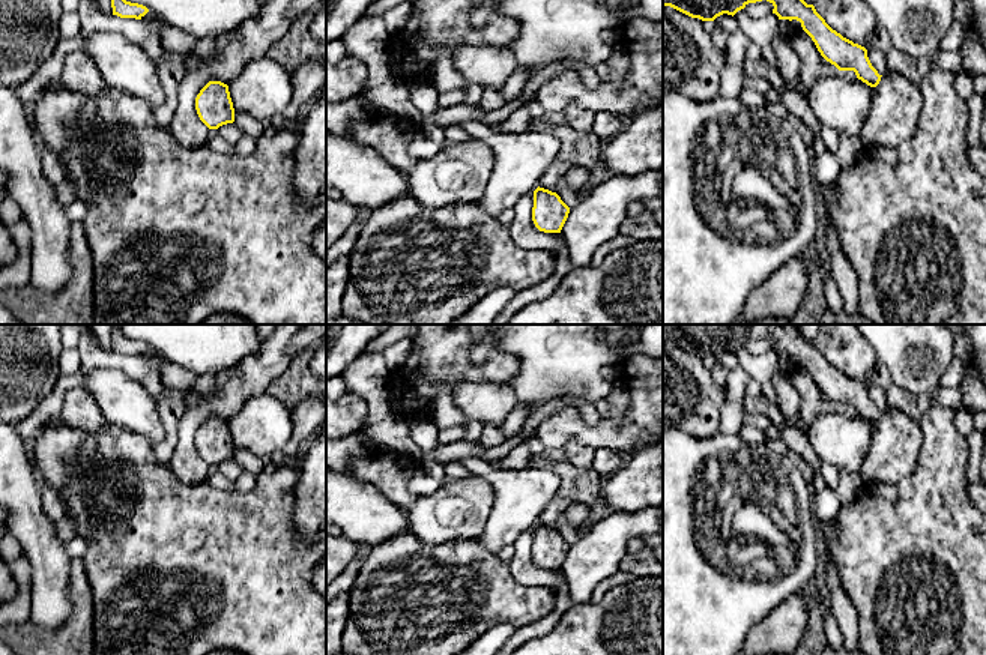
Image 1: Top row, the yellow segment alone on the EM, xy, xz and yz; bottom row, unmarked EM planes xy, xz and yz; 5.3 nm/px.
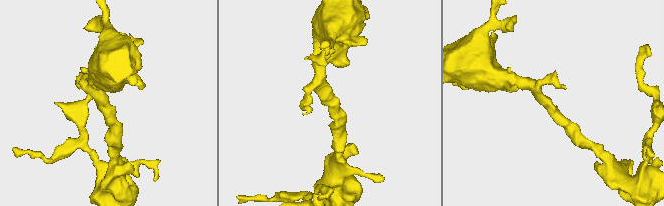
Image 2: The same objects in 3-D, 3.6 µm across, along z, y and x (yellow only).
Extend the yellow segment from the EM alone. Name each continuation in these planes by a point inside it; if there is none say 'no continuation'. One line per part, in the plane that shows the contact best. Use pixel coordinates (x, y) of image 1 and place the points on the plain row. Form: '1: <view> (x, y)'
no continuation

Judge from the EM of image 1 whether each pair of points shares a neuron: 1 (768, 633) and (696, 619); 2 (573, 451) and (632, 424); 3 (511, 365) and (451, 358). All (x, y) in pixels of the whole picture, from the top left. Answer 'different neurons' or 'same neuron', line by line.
1: different neurons
2: different neurons
3: same neuron

